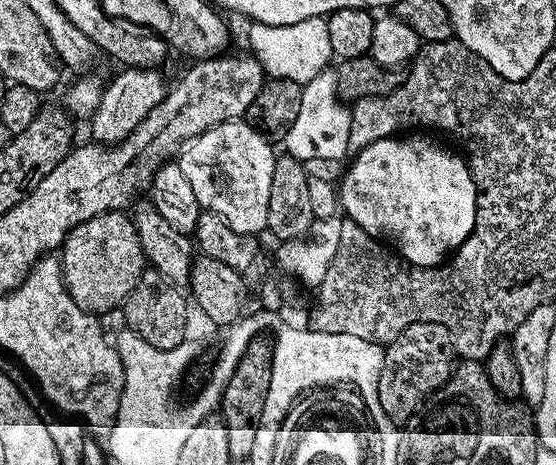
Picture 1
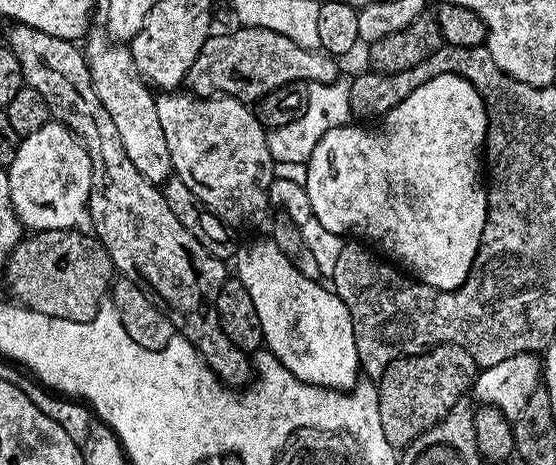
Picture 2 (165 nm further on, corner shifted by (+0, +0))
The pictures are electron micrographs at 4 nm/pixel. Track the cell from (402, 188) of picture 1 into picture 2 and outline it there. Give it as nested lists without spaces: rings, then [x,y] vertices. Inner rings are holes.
[[[446,73],[436,78],[430,78],[430,82],[422,82],[422,86],[418,86],[418,90],[414,90],[414,94],[402,98],[402,102],[398,102],[398,106],[390,109],[379,121],[379,124],[380,128],[372,128],[376,126],[355,128],[355,123],[349,122],[343,128],[330,130],[314,147],[307,161],[308,173],[304,184],[306,194],[310,198],[312,218],[322,222],[326,230],[332,234],[343,238],[352,237],[357,241],[367,242],[369,245],[377,244],[377,246],[372,246],[379,249],[381,253],[384,251],[385,257],[393,256],[393,258],[388,257],[393,261],[401,260],[401,262],[396,262],[403,265],[420,283],[429,284],[431,288],[436,288],[439,292],[453,292],[455,288],[462,286],[462,282],[466,282],[466,278],[470,274],[470,266],[478,254],[478,246],[482,242],[482,230],[486,226],[488,217],[488,197],[482,187],[482,153],[485,151],[488,138],[488,110],[478,90],[465,77]]]

